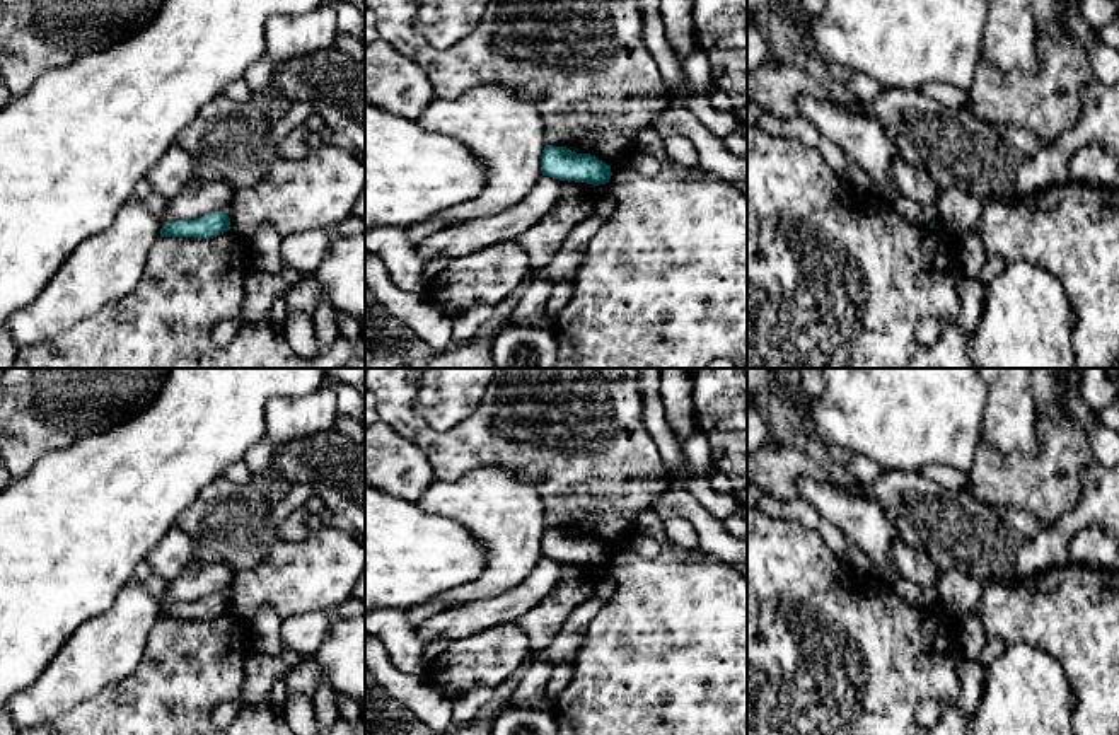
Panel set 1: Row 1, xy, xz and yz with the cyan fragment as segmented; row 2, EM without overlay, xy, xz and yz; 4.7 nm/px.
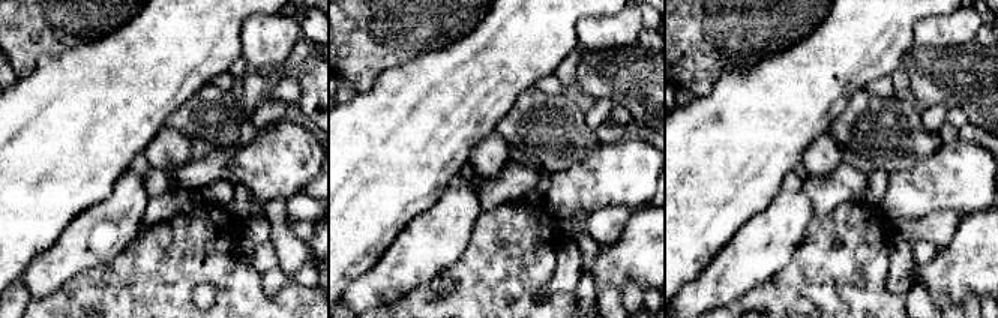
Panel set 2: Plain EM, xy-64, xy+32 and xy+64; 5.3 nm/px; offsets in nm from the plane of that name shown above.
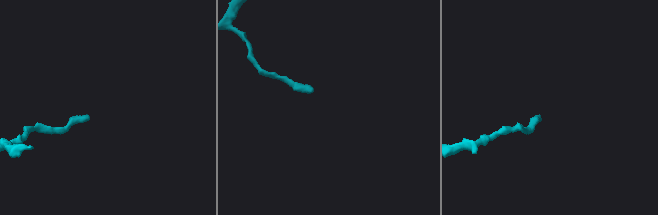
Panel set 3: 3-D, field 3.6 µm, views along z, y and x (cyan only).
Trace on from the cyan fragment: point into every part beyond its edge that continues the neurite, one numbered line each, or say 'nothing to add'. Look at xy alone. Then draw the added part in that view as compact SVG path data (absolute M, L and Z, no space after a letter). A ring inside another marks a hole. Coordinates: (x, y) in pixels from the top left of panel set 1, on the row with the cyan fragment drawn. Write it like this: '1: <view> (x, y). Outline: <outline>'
nothing to add

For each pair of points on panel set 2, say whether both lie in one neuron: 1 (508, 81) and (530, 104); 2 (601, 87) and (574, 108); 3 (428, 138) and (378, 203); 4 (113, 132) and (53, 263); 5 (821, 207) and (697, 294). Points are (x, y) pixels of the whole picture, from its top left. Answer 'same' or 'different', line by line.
1: different
2: different
3: same
4: different
5: different

